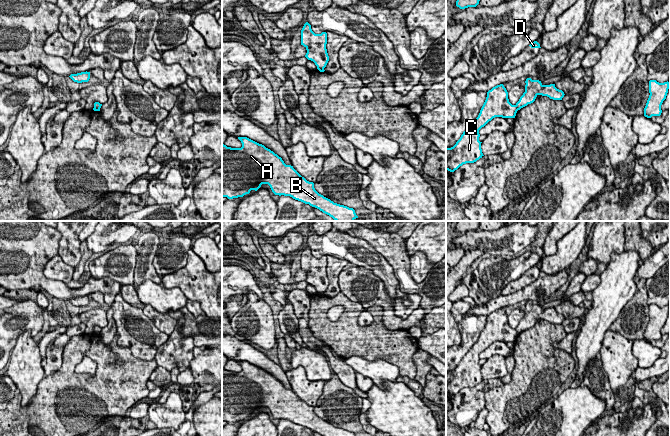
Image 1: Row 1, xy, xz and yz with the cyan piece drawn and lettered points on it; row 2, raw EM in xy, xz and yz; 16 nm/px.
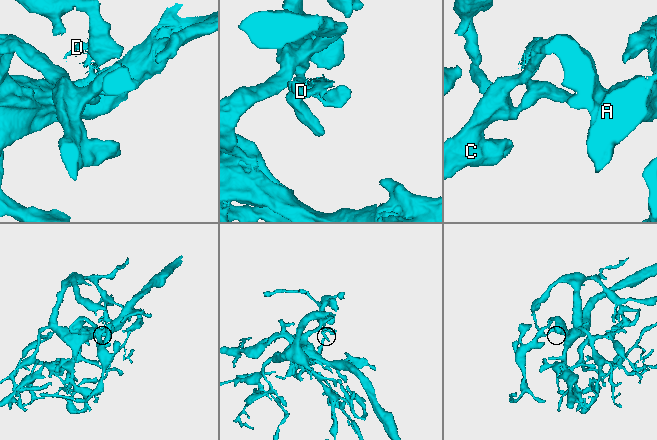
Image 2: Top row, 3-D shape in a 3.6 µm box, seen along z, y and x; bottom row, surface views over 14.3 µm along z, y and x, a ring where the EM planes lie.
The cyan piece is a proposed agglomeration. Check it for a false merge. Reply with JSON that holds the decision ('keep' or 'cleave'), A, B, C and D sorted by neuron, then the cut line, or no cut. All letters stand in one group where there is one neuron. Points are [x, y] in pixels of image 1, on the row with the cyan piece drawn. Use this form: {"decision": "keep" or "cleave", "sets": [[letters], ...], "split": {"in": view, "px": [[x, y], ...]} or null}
{"decision": "cleave", "sets": [["A", "B", "C"], ["D"]], "split": {"in": "yz", "px": [[515, 105], [518, 109]]}}

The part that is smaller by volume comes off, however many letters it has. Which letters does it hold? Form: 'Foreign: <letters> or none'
Foreign: D

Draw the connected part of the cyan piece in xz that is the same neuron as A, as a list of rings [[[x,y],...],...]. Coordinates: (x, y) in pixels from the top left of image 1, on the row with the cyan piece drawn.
[[[238,137],[241,148],[222,145],[222,197],[228,199],[243,197],[251,190],[257,191],[262,184],[268,184],[275,195],[290,196],[295,200],[309,204],[332,217],[335,221],[354,221],[358,216],[353,208],[334,203],[319,194],[314,183],[307,181],[291,165],[286,165],[281,157],[264,145],[247,137]]]

